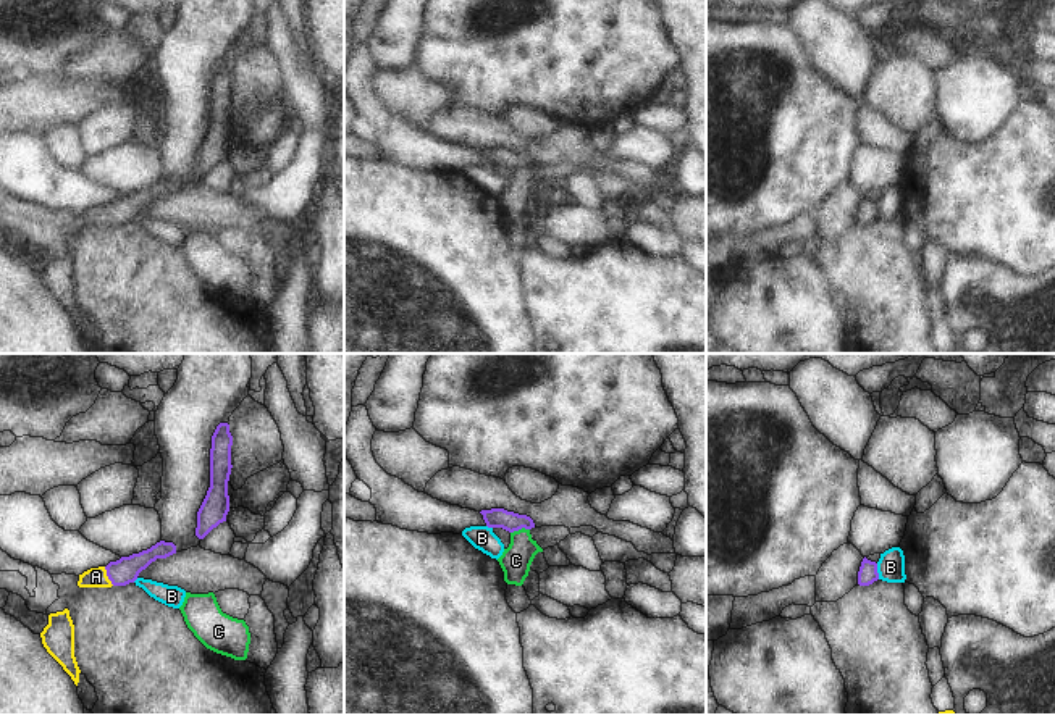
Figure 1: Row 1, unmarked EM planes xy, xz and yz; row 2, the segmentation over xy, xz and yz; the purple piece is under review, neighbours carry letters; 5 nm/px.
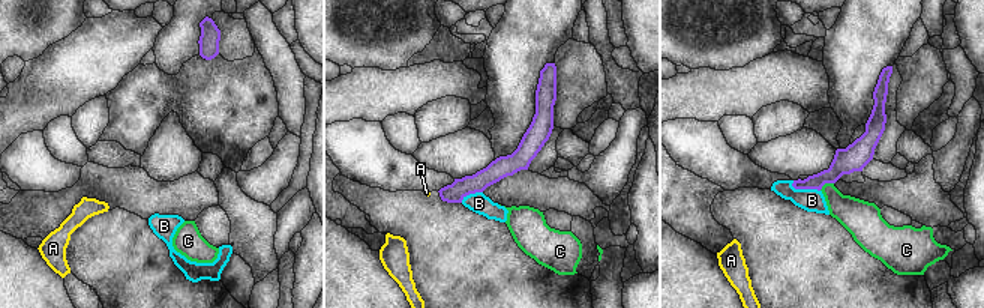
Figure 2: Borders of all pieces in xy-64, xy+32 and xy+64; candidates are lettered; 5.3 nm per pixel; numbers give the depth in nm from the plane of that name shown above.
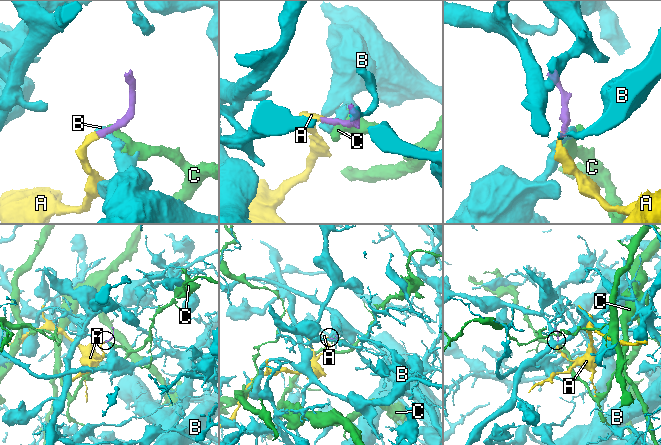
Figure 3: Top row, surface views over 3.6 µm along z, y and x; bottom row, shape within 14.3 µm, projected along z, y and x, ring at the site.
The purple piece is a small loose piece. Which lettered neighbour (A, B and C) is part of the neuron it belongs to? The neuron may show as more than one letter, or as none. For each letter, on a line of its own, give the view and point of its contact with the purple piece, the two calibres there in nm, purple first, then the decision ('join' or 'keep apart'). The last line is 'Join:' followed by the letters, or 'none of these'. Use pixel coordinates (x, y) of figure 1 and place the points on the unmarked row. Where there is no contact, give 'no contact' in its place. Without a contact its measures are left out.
A: xy (109, 215) | 130/100 nm | join
B: yz (876, 210) | 100/140 nm | keep apart
C: xz (519, 167) | 100/150 nm | keep apart
Join: A

